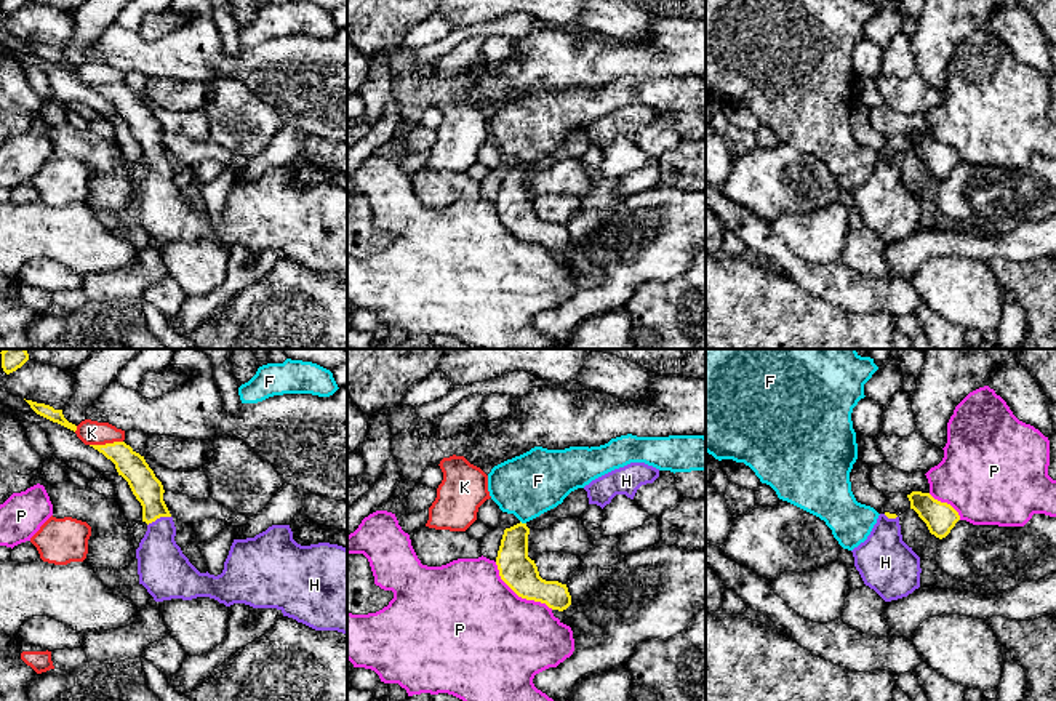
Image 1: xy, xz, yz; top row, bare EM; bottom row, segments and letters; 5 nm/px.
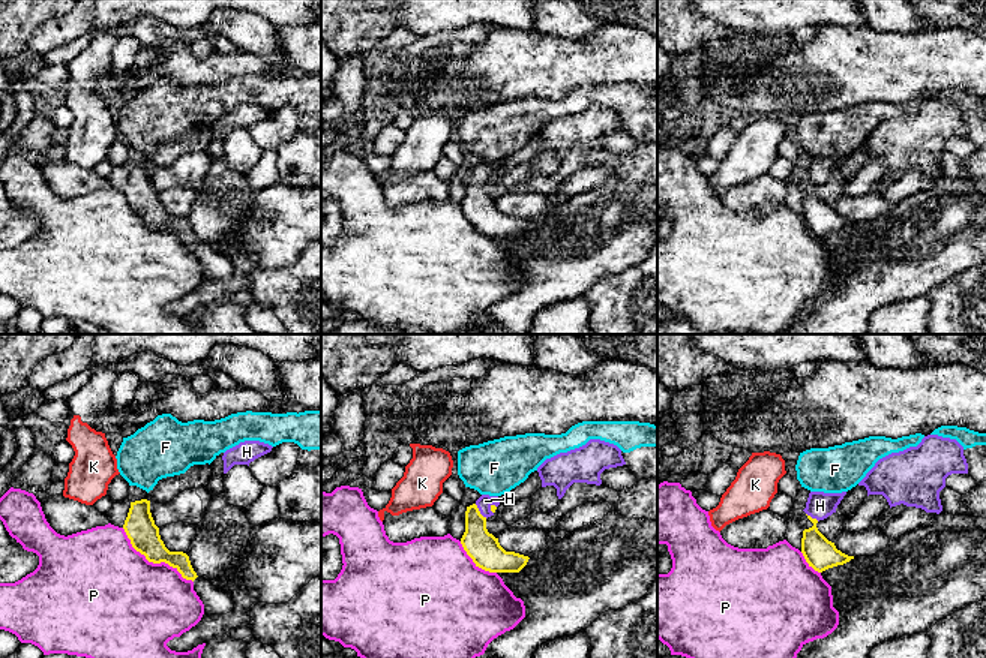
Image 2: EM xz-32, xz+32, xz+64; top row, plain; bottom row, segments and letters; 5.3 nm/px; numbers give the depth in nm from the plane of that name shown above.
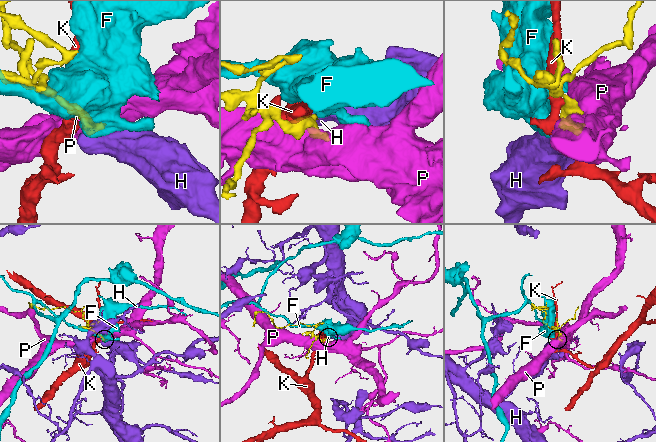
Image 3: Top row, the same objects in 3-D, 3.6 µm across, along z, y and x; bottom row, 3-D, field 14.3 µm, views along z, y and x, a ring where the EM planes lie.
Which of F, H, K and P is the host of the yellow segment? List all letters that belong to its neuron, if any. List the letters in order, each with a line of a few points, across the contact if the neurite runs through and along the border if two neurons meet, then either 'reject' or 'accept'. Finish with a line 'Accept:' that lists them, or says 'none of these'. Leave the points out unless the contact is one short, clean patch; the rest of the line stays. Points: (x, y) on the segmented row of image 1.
F: xz (520, 520), (525, 524) | reject
H: xy (146, 487), (159, 517), (159, 557), (162, 567) | accept
K: xy (122, 440), (90, 445) | reject
P: reject
Accept: H

